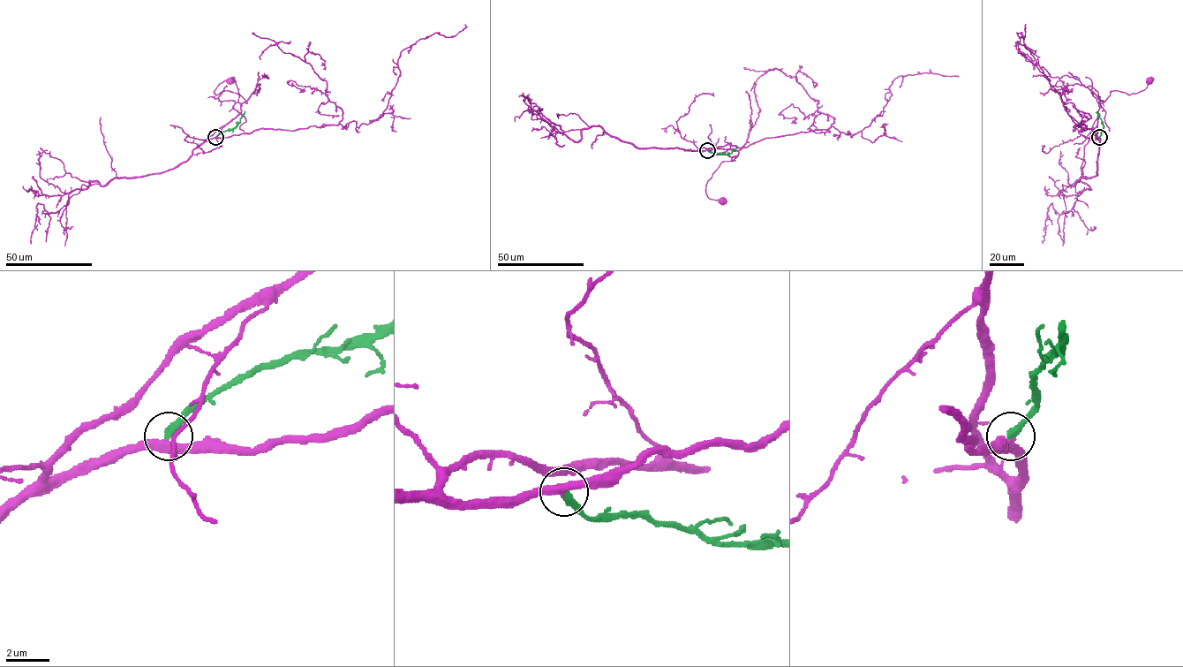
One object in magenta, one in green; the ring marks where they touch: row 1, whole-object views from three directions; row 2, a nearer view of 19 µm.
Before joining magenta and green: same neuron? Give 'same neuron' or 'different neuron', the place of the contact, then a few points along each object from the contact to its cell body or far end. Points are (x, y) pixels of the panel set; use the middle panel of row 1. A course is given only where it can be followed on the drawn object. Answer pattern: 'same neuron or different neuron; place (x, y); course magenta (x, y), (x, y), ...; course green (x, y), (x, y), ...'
different neuron; place (707, 150); course magenta (707, 150), (698, 149), (732, 148), (739, 153), (733, 161), (723, 161), (706, 184), (709, 198), (722, 200); course green (707, 150), (727, 154), (736, 148)

